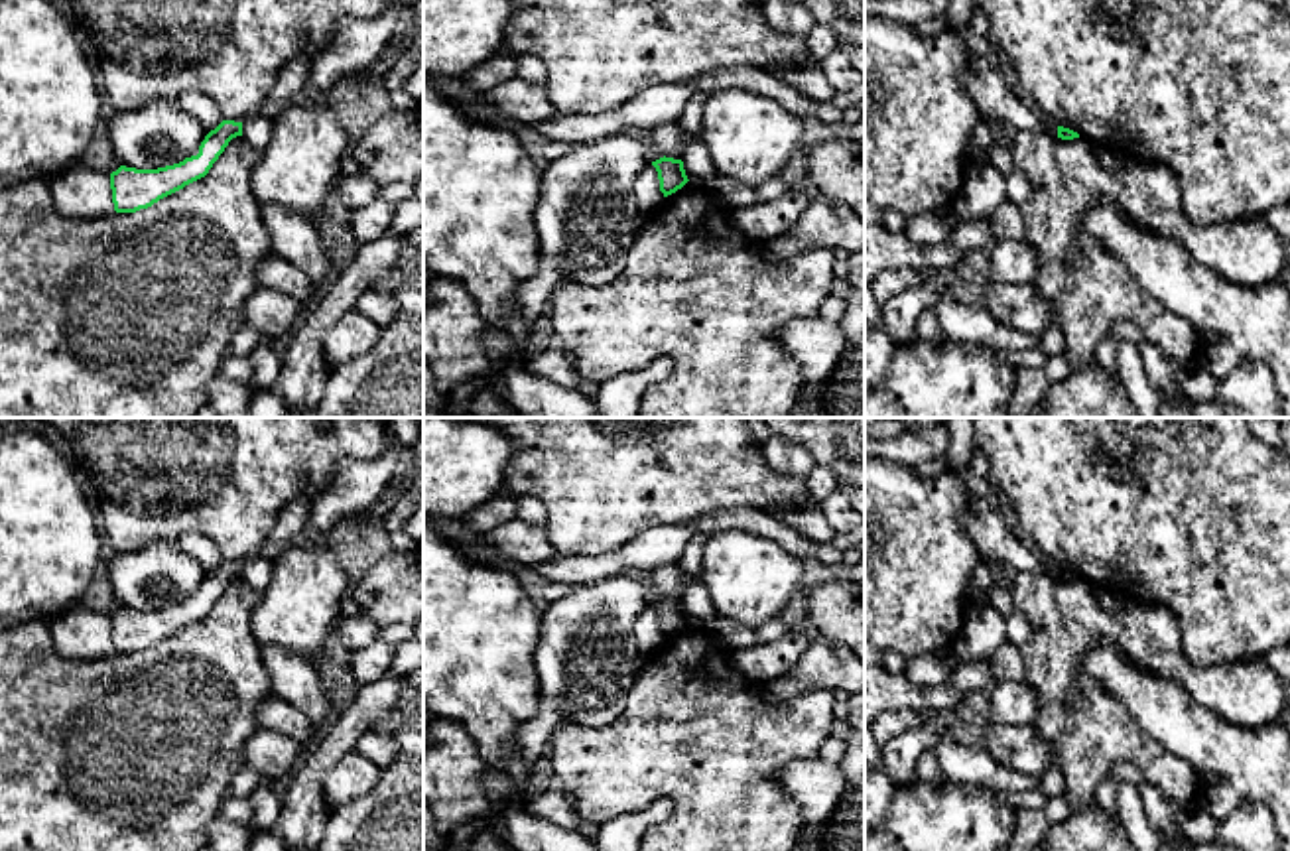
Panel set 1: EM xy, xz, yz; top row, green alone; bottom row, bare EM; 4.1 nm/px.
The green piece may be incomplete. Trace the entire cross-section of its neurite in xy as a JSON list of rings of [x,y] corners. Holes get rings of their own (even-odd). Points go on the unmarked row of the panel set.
[[[223,561],[199,587],[199,595],[179,605],[158,611],[120,607],[110,615],[112,644],[116,654],[136,654],[160,640],[205,619],[228,583],[242,577],[242,563]]]

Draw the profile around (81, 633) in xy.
[[[83,603],[49,621],[55,650],[77,662],[106,658],[114,652],[110,615]]]

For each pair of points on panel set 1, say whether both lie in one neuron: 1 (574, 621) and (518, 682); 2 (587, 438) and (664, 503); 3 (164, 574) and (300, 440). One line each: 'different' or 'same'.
1: different
2: same
3: different

